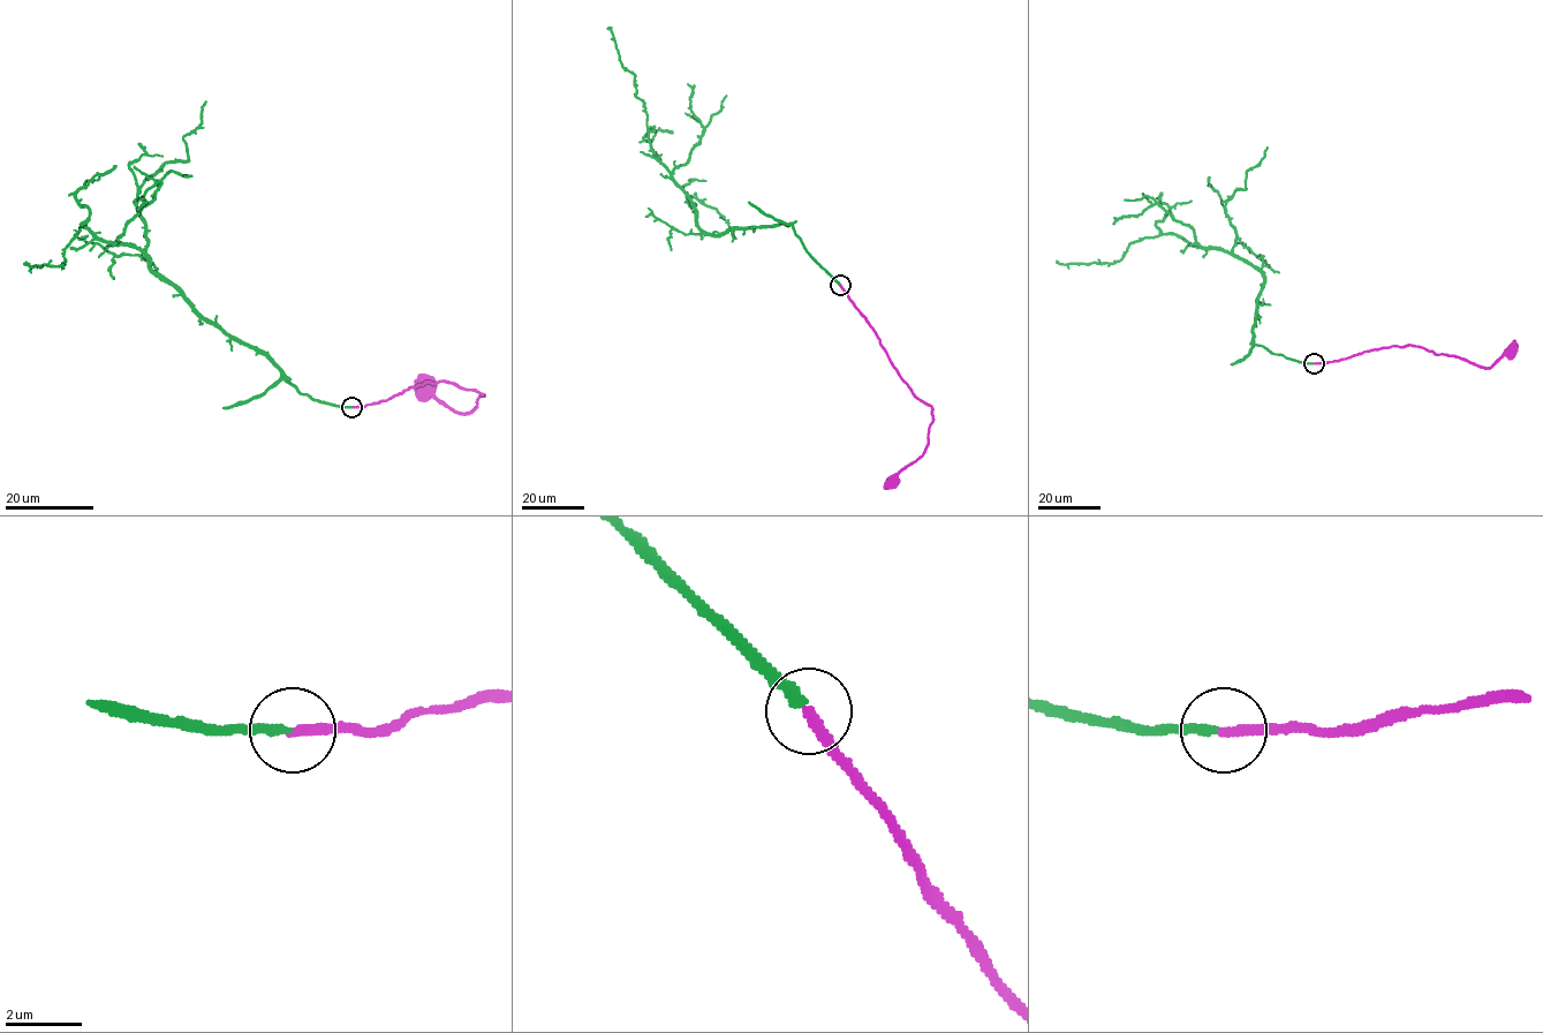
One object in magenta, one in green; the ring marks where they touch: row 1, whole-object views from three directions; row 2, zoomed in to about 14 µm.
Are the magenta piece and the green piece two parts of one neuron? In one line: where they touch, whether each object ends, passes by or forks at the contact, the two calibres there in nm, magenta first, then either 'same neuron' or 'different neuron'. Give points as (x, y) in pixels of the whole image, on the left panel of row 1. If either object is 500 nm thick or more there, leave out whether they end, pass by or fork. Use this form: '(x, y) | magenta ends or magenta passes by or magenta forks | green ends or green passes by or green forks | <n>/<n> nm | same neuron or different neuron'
(352, 407) | magenta ends | green ends | 240/240 nm | same neuron

